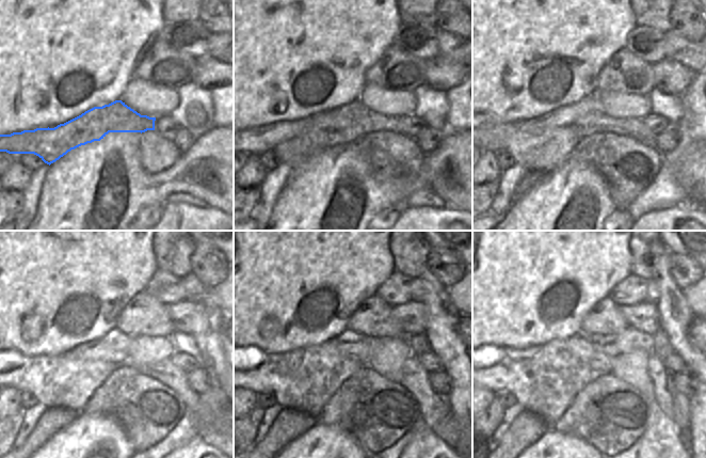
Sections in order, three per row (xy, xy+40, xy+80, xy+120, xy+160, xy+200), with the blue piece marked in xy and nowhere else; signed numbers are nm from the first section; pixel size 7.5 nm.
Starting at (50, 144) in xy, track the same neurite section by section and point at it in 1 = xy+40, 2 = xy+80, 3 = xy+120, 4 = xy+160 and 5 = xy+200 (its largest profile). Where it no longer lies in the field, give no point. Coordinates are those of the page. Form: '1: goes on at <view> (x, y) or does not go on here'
1: goes on at xy+40 (345, 124)
2: goes on at xy+80 (593, 123)
3: goes on at xy+120 (202, 406)
4: goes on at xy+160 (434, 408)
5: goes on at xy+200 (656, 368)

